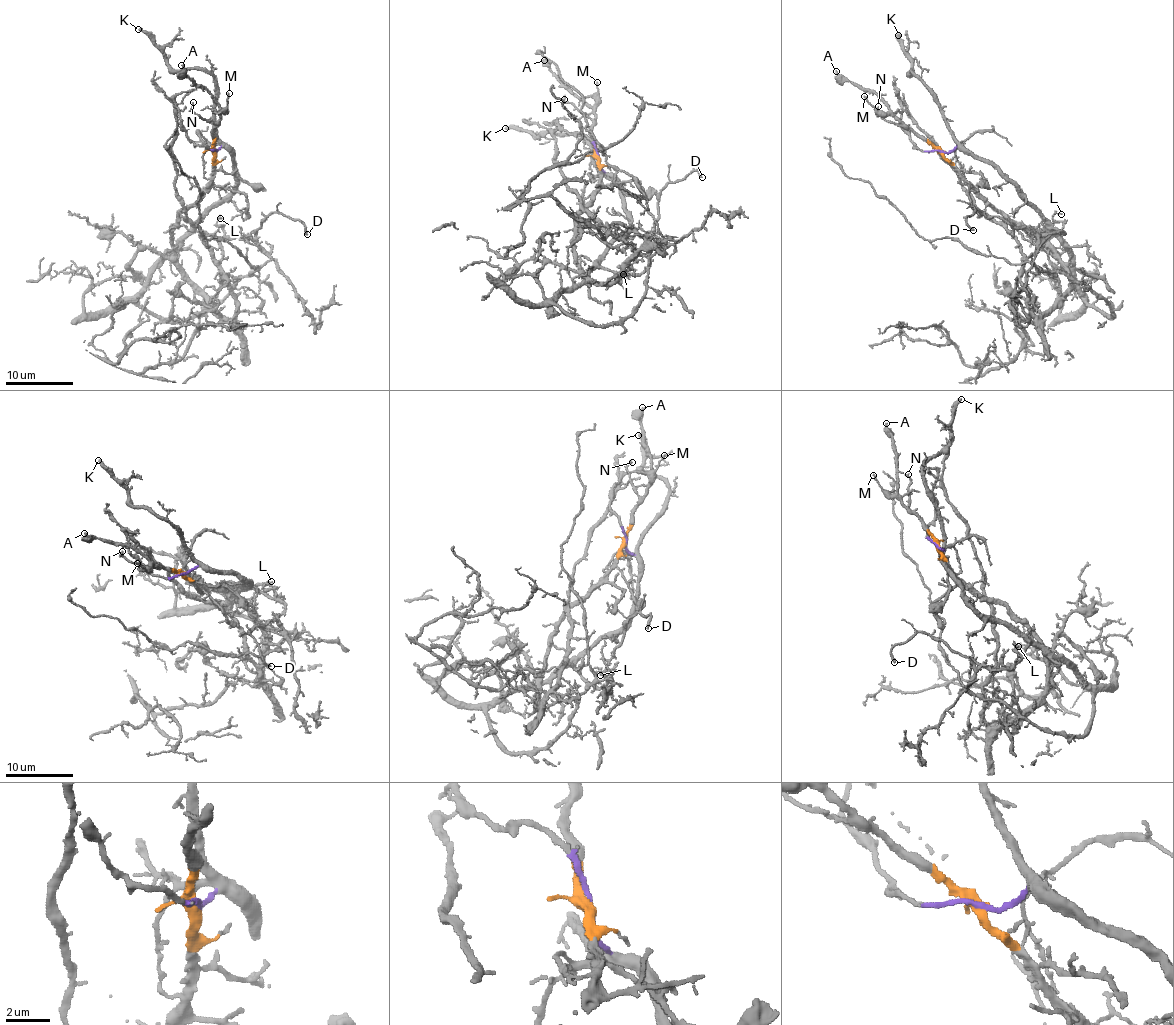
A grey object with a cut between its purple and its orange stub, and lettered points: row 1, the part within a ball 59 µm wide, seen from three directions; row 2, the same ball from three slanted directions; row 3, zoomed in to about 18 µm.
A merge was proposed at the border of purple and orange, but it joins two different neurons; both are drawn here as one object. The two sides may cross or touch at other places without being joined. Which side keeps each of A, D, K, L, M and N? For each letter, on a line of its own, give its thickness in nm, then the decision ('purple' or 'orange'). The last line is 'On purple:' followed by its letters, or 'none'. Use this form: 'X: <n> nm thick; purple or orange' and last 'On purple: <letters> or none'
A: 240 nm thick; orange
D: 220 nm thick; purple
K: 320 nm thick; purple
L: 130 nm thick; purple
M: 150 nm thick; orange
N: 160 nm thick; orange
On purple: D, K, L

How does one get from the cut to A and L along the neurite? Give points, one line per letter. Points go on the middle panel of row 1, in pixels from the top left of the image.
A: (597, 158), (596, 140), (592, 135), (594, 110), (575, 96), (544, 59)
L: (598, 158), (619, 189), (628, 220), (628, 228), (608, 249), (600, 267), (629, 274), (619, 266), (622, 275)

